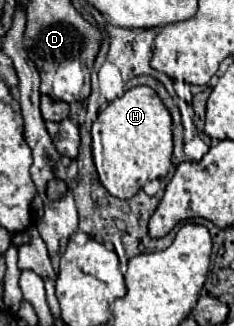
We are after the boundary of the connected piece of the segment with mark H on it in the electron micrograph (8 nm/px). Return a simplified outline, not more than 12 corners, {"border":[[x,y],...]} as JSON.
{"border":[[149,86],[93,122],[93,160],[115,198],[167,176],[171,114]]}

